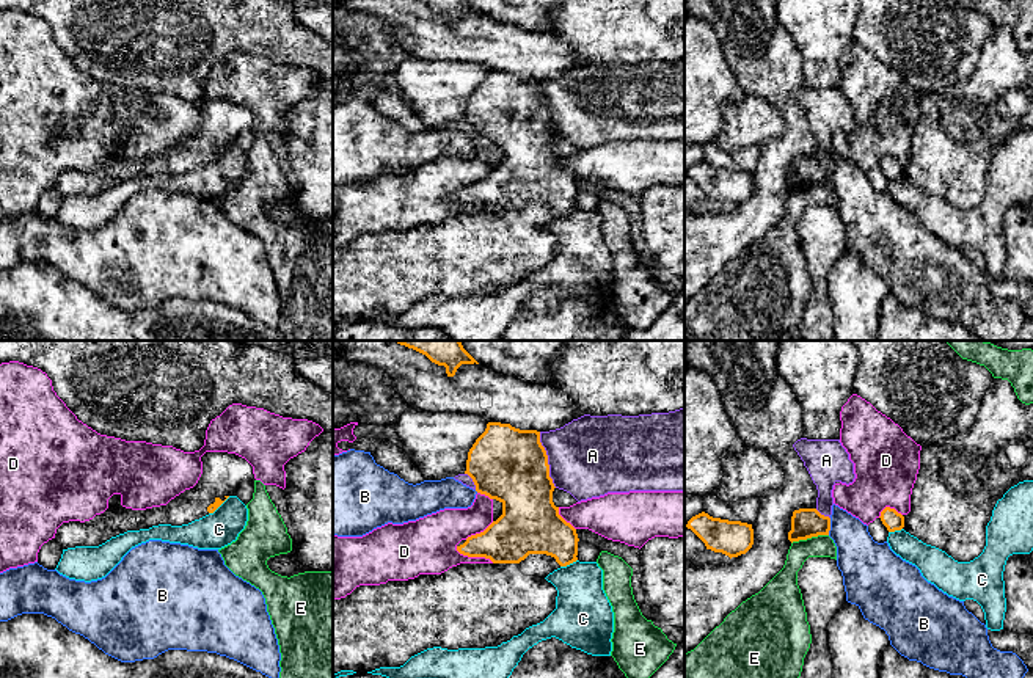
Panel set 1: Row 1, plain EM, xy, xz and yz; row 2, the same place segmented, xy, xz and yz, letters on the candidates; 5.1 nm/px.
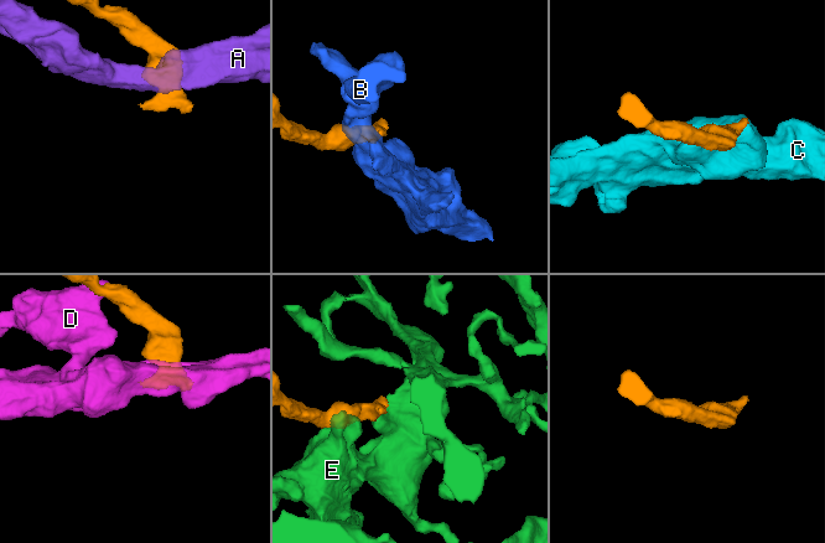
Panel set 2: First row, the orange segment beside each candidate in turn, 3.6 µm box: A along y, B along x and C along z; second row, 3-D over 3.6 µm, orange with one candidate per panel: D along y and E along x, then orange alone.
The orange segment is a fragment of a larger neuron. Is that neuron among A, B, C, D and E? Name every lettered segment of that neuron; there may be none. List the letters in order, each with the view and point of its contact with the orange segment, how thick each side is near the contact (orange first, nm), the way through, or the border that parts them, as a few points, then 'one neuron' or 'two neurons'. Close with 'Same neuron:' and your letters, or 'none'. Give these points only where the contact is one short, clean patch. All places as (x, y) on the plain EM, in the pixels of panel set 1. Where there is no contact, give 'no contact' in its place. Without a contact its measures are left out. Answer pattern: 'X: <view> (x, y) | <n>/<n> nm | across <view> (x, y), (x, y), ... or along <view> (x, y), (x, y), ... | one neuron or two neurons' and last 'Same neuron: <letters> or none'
A: xz (547, 109) | 380/420 nm | two neurons
B: yz (829, 174) | 160/240 nm | two neurons
C: xz (569, 212) | 280/280 nm | two neurons
D: xz (474, 204) | 240/280 nm | two neurons
E: yz (809, 185) | 160/110 nm | two neurons
Same neuron: none

